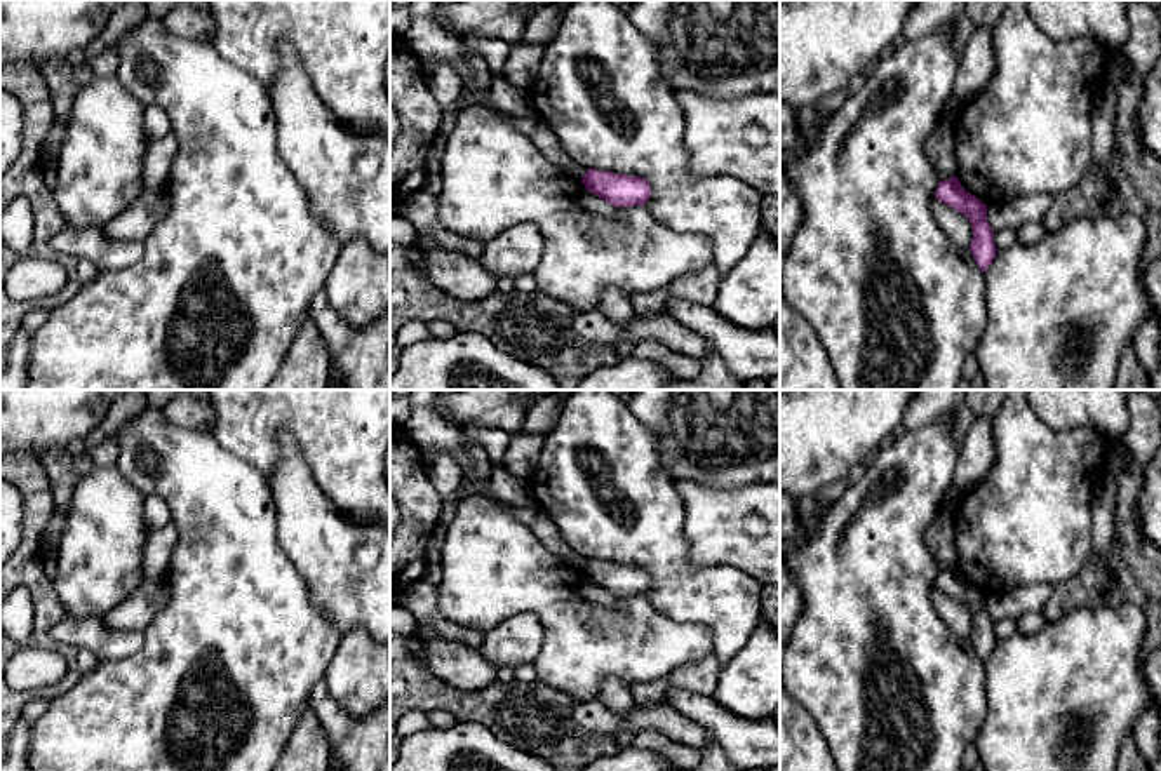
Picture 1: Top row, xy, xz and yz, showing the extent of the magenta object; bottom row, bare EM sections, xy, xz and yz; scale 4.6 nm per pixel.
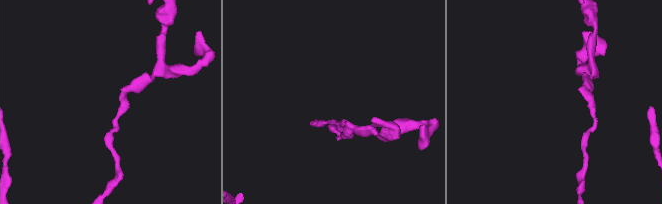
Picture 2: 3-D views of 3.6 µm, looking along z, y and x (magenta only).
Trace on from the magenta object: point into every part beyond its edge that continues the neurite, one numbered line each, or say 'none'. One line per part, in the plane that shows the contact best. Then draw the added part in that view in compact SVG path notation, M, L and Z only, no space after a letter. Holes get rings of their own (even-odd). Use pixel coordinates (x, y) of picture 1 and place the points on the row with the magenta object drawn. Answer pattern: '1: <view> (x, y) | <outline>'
none

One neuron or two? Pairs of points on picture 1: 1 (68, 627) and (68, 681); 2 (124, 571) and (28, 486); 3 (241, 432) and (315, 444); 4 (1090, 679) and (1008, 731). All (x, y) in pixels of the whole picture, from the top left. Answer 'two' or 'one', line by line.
1: two
2: two
3: one
4: one

